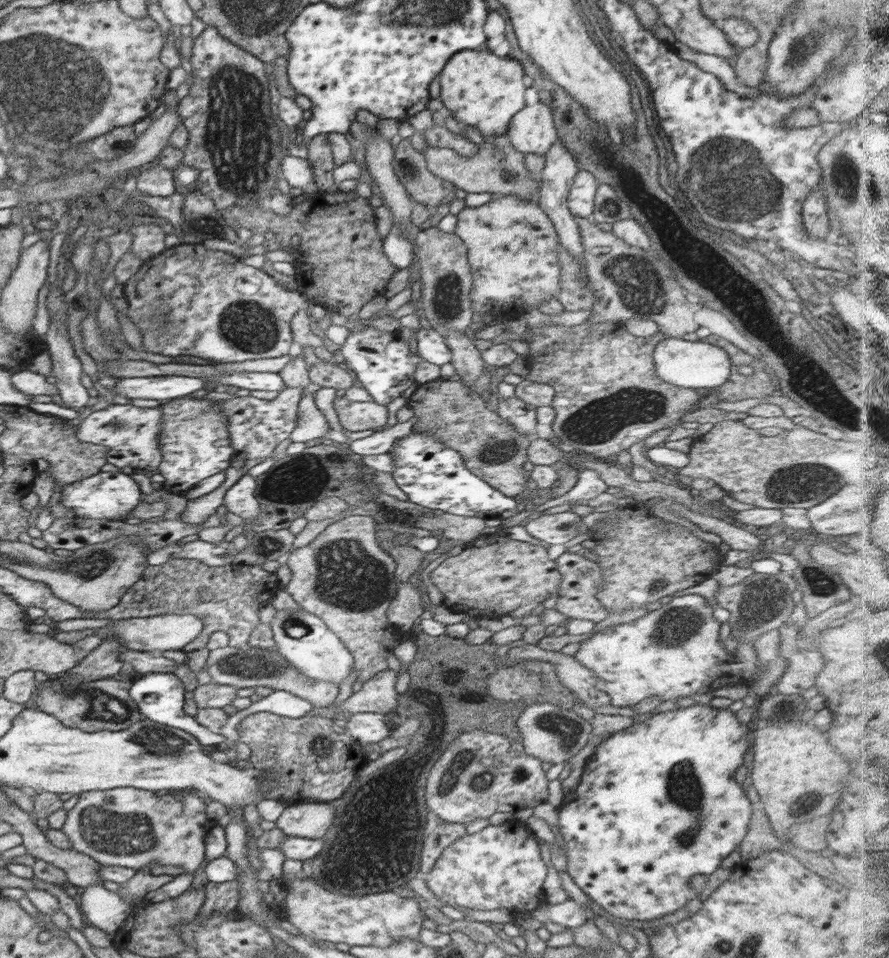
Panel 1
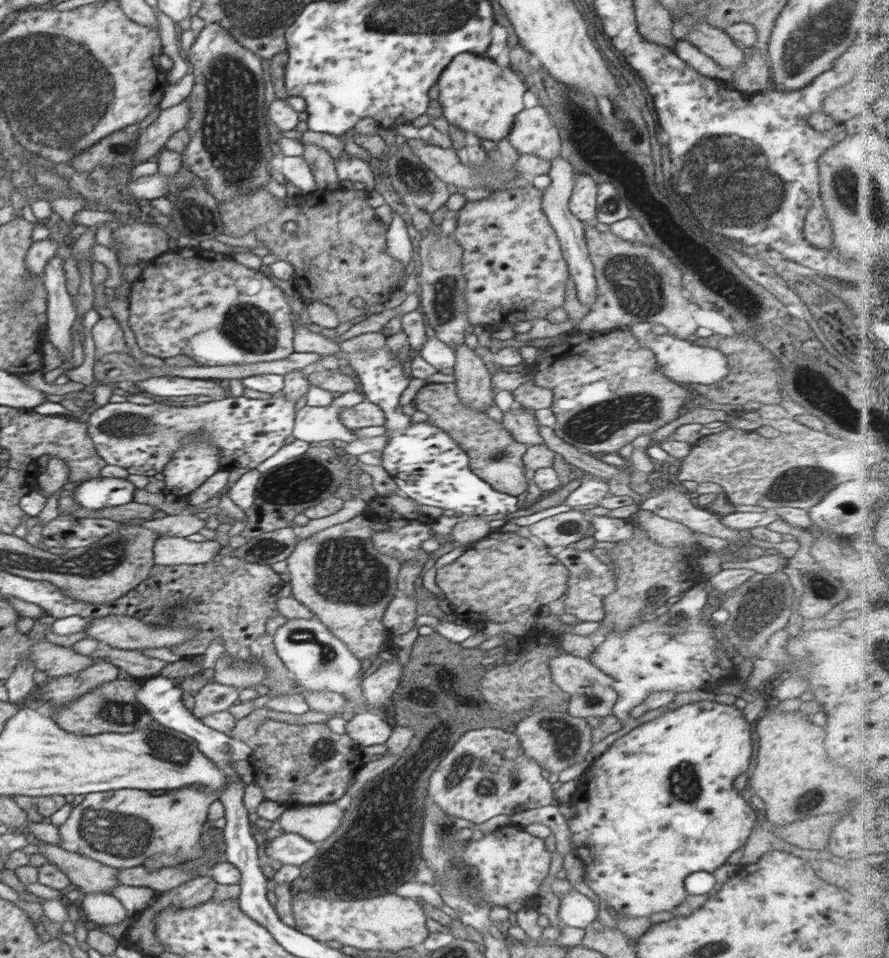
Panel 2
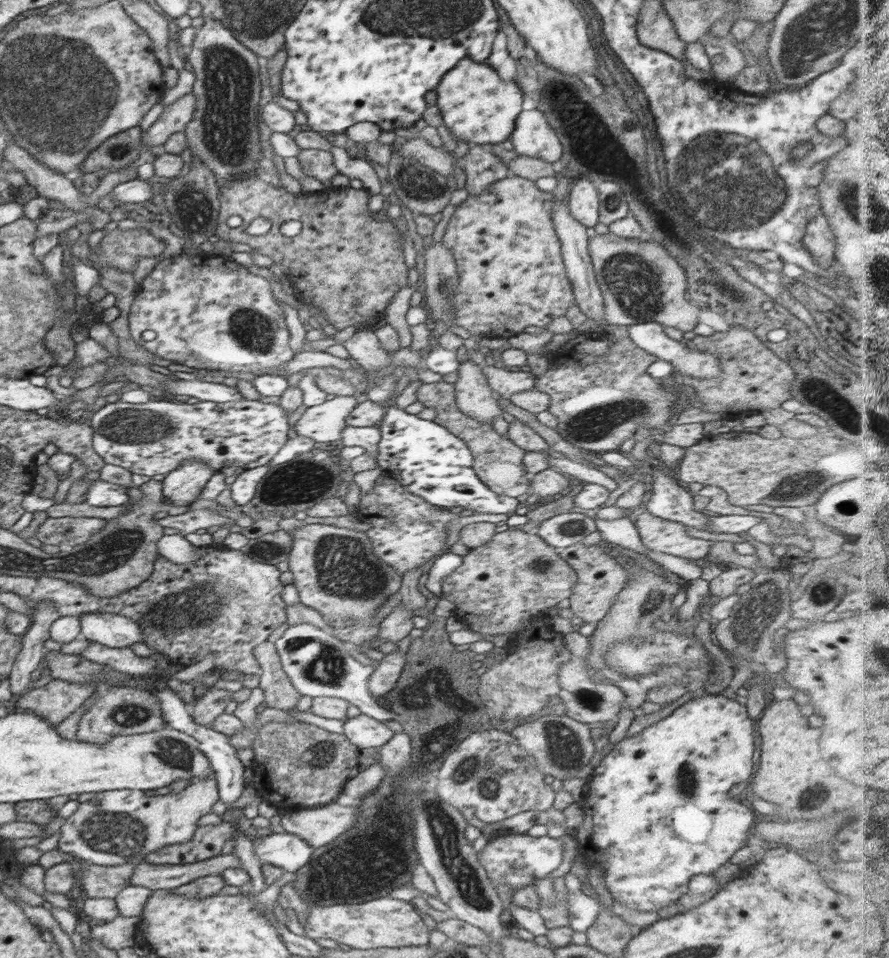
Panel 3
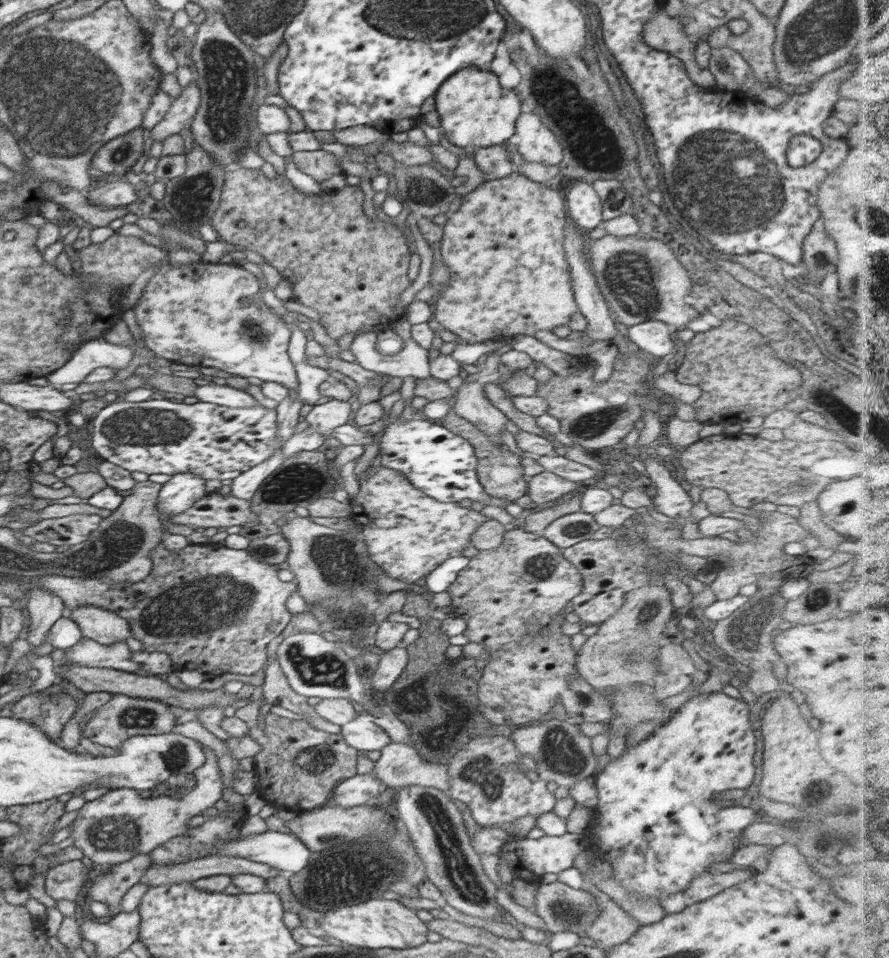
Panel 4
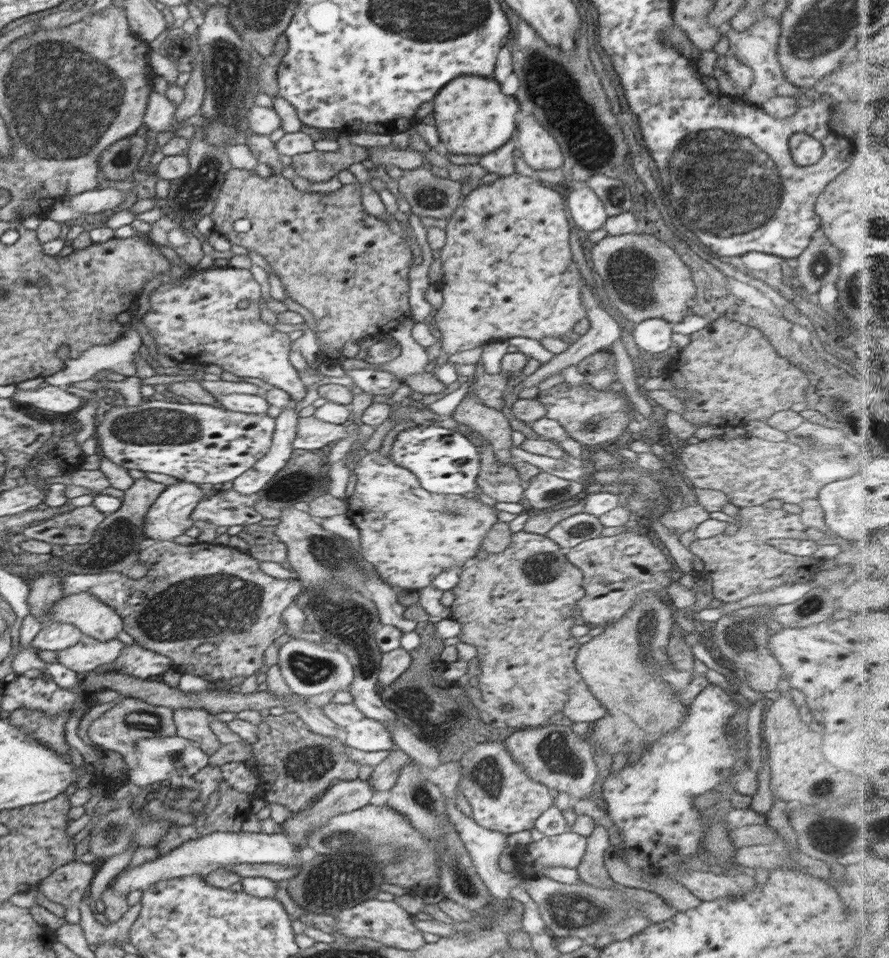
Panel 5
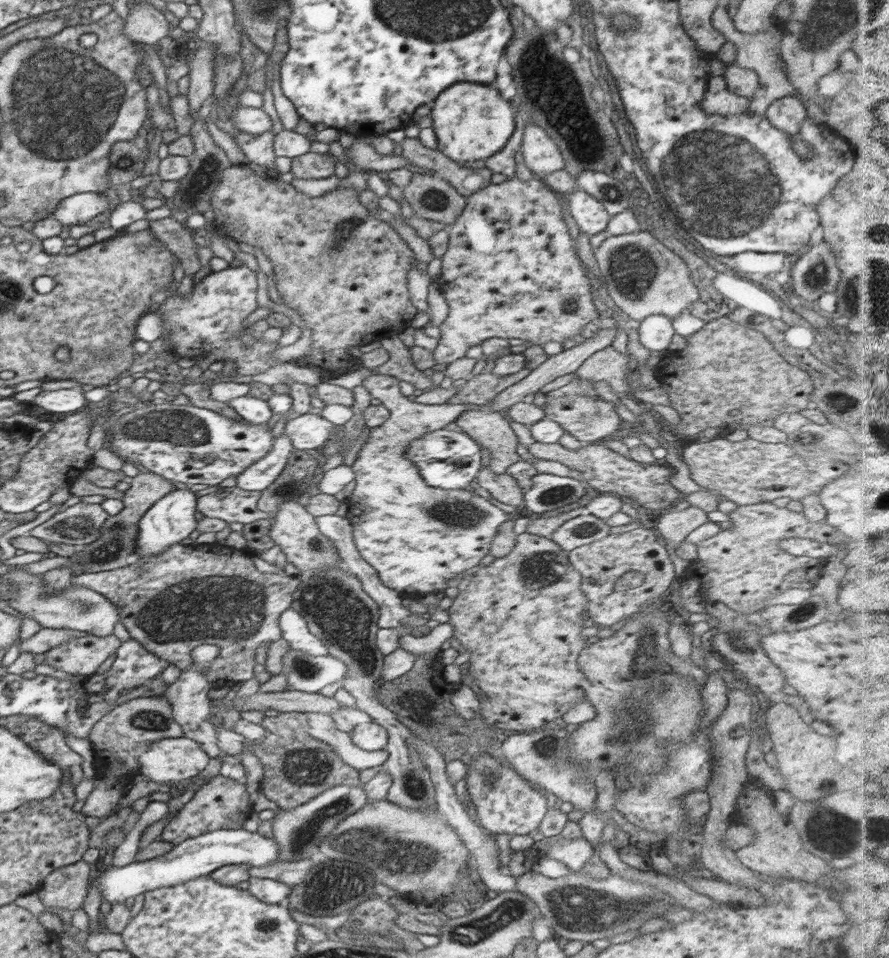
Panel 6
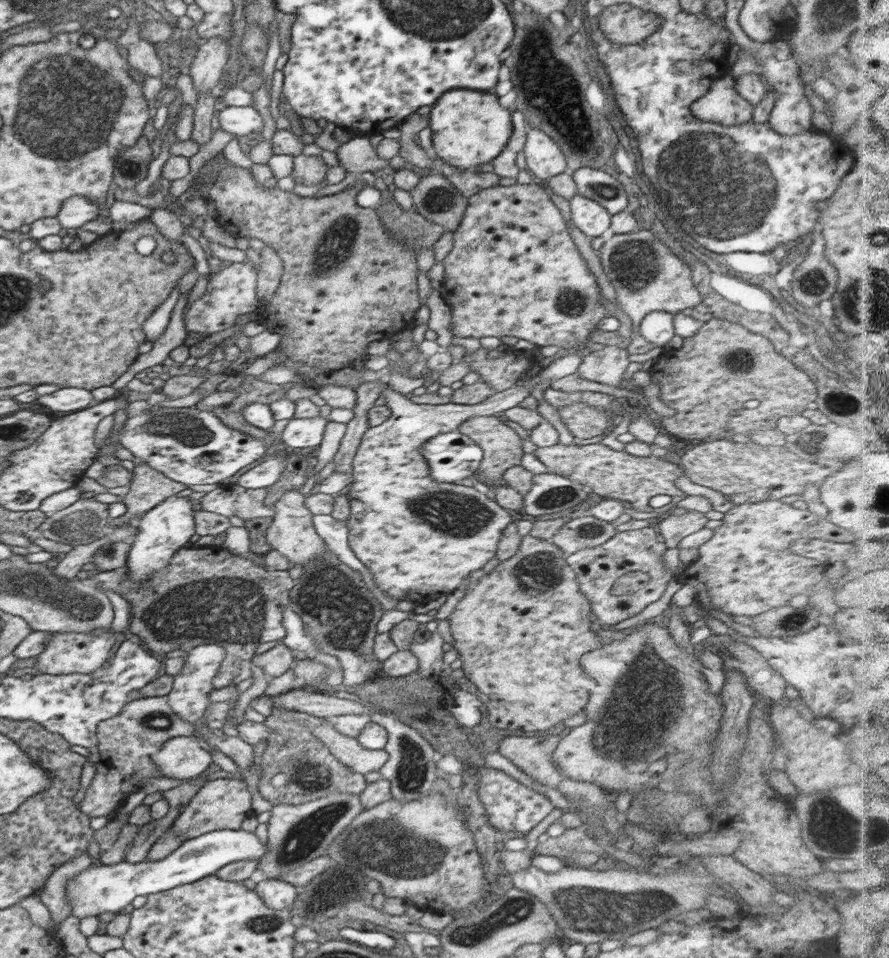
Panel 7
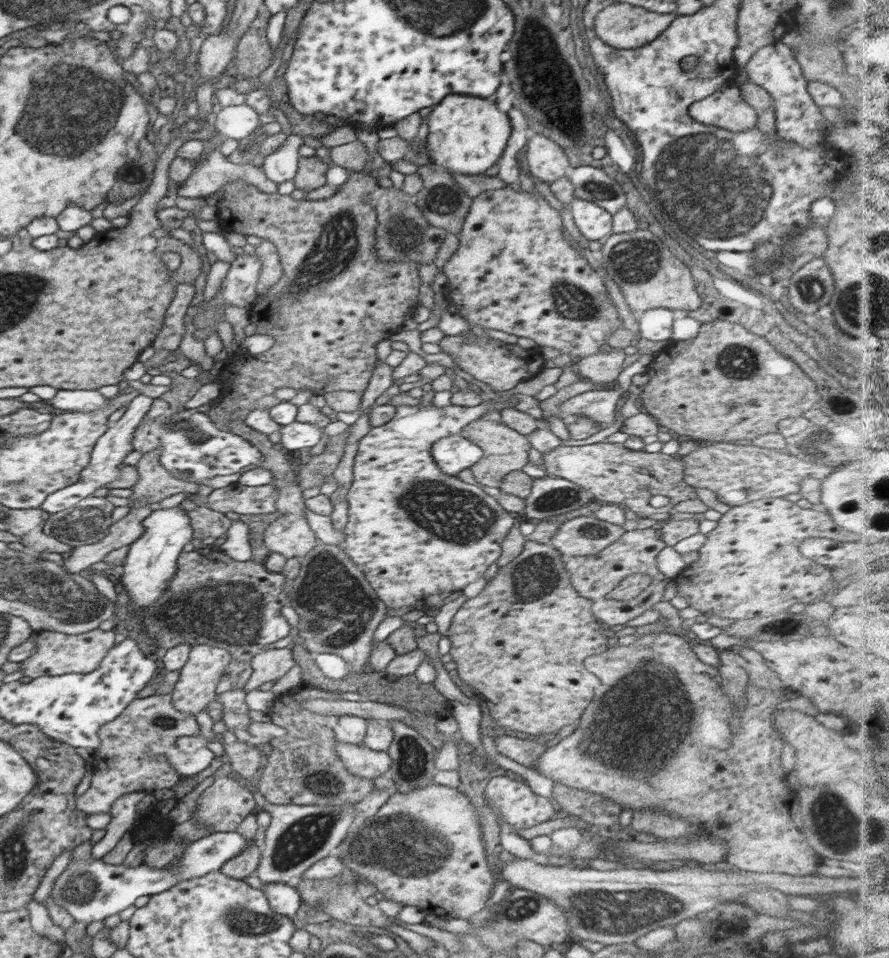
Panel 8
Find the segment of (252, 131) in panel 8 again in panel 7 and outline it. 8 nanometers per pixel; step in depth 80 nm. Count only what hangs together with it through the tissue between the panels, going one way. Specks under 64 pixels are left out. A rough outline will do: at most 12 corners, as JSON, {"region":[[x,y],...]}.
{"region":[[225,107],[218,128],[244,136],[262,130],[263,112],[254,107]]}

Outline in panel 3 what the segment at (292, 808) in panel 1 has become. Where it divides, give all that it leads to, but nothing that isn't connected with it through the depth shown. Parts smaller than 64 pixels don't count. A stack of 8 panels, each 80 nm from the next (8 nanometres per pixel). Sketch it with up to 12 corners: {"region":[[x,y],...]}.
{"region":[[333,802],[285,814],[286,832],[317,849],[354,828],[358,808]]}

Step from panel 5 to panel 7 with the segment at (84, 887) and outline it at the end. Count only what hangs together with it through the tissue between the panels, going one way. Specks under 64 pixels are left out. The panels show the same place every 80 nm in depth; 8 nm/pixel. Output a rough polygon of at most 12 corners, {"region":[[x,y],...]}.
{"region":[[86,850],[58,866],[38,894],[55,922],[73,912],[65,884],[92,865]]}

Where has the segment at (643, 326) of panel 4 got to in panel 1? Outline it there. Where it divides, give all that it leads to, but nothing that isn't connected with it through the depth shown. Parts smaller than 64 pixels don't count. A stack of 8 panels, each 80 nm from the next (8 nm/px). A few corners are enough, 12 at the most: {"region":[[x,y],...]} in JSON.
{"region":[[658,341],[653,362],[671,385],[702,393],[724,384],[720,344]]}

